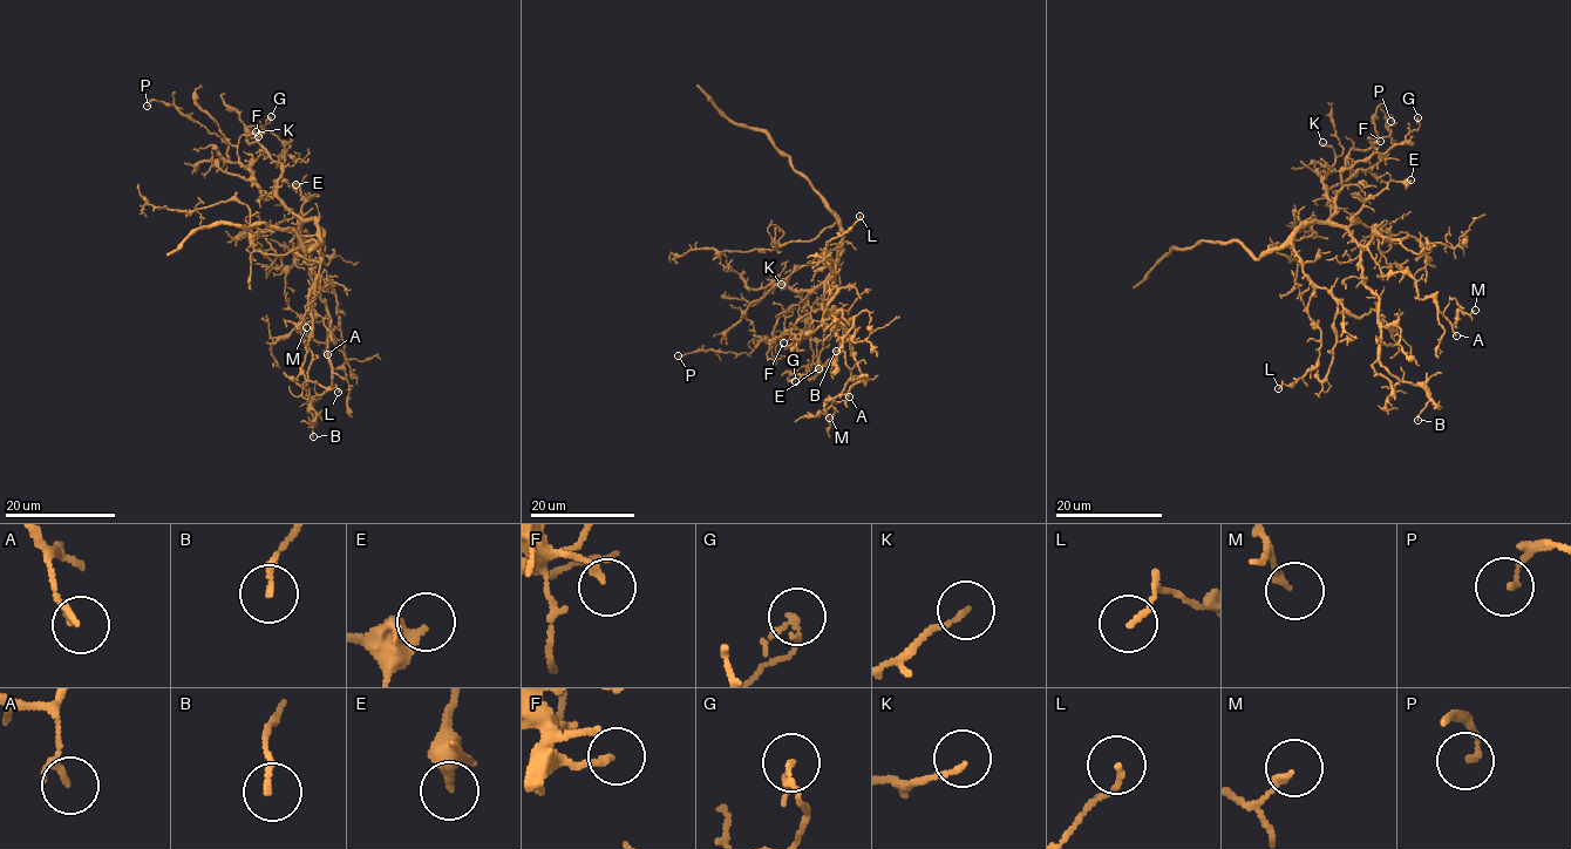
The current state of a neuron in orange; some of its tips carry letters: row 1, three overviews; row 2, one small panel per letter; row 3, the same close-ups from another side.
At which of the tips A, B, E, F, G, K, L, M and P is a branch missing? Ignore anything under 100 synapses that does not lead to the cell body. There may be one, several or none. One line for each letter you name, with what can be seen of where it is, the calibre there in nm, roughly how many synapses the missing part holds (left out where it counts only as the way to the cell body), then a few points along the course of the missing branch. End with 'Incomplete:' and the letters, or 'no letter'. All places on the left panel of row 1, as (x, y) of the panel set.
Incomplete: no letter

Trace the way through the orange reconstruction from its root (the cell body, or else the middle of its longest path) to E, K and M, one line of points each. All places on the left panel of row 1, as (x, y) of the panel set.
E: (313, 219), (299, 225), (304, 199), (299, 183), (296, 184)
K: (313, 219), (305, 222), (272, 194), (265, 194), (238, 160), (238, 140), (256, 131)
M: (313, 219), (304, 222), (299, 244), (311, 278), (332, 284), (340, 321), (325, 343), (306, 327)

